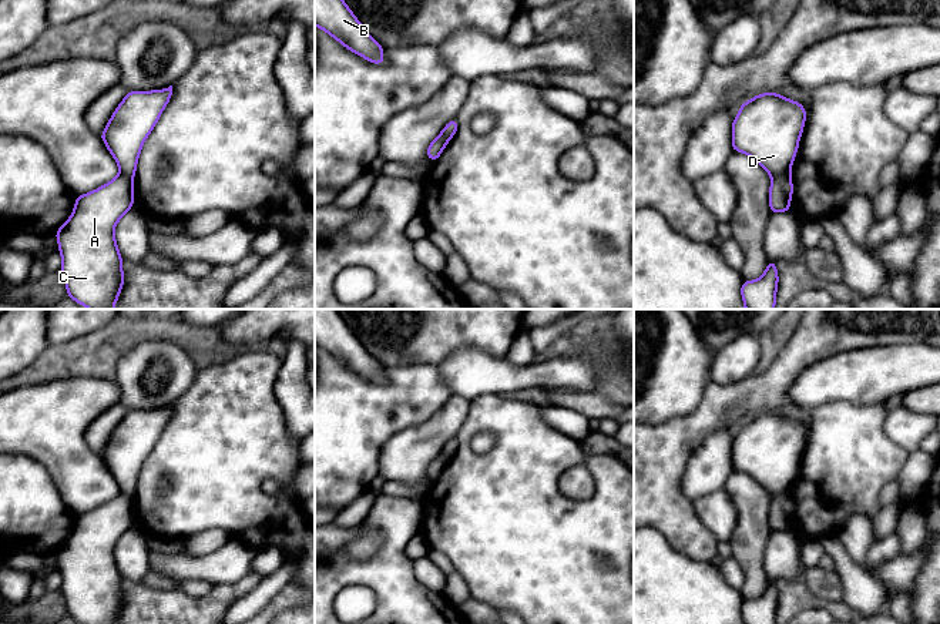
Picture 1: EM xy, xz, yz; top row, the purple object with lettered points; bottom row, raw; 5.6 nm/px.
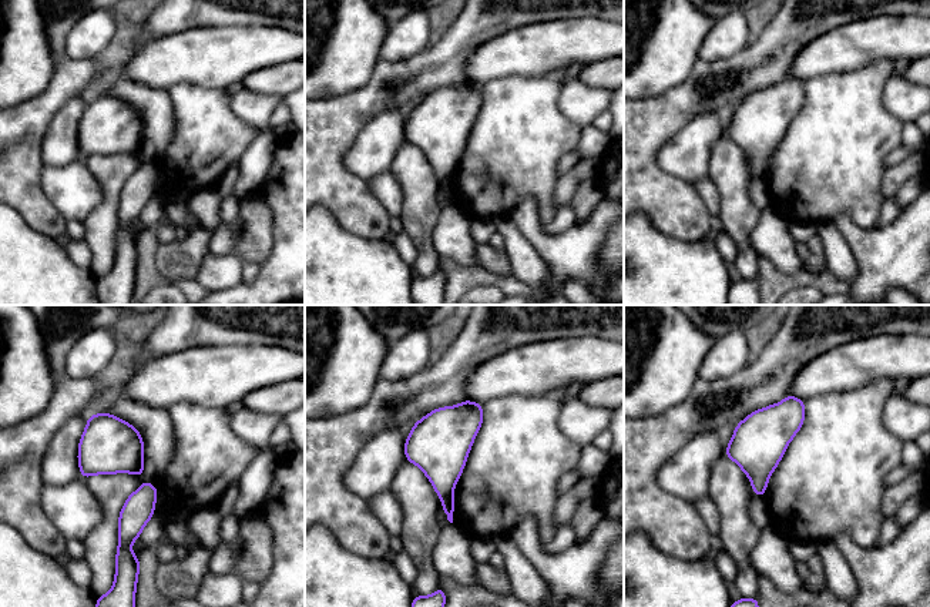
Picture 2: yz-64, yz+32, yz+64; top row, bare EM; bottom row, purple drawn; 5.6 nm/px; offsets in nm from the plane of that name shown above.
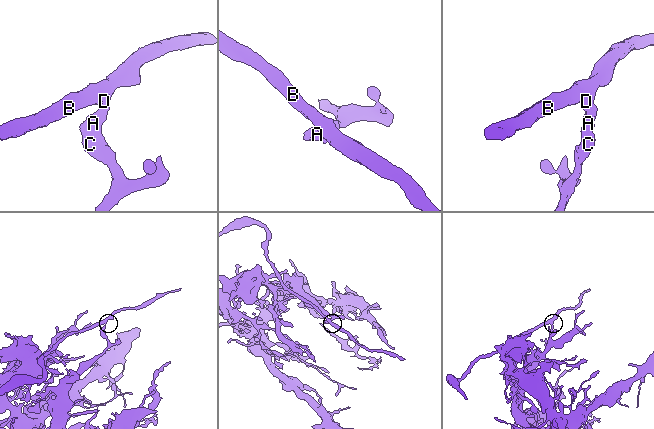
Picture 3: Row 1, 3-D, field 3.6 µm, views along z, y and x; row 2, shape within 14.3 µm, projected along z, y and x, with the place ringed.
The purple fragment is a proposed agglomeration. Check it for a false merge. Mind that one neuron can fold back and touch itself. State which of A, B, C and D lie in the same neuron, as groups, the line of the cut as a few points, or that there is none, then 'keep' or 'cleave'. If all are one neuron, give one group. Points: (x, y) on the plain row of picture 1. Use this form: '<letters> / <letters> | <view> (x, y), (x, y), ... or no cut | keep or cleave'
A C / B D | yz (788, 489), (772, 499) | cleave

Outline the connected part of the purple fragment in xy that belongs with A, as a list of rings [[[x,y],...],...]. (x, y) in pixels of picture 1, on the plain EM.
[[[120,492],[103,506],[75,516],[71,536],[56,550],[58,571],[63,577],[60,593],[64,597],[67,614],[77,623],[115,624],[124,604],[124,591],[114,548],[132,524],[134,501]]]

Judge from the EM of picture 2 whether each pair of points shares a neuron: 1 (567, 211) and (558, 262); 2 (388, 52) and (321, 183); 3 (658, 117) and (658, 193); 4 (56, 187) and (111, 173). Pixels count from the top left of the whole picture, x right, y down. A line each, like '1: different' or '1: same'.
1: different
2: different
3: same
4: different

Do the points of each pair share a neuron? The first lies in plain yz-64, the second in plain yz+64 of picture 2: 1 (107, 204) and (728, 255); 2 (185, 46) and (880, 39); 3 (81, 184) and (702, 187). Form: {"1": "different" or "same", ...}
{"1": "different", "2": "same", "3": "same"}

